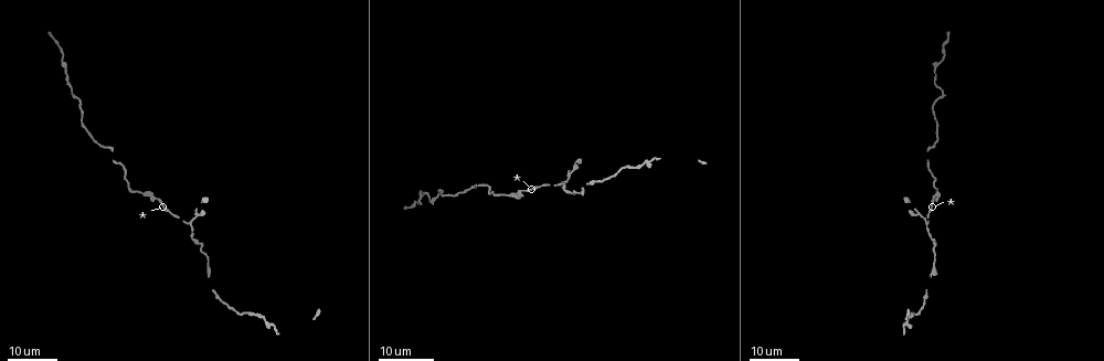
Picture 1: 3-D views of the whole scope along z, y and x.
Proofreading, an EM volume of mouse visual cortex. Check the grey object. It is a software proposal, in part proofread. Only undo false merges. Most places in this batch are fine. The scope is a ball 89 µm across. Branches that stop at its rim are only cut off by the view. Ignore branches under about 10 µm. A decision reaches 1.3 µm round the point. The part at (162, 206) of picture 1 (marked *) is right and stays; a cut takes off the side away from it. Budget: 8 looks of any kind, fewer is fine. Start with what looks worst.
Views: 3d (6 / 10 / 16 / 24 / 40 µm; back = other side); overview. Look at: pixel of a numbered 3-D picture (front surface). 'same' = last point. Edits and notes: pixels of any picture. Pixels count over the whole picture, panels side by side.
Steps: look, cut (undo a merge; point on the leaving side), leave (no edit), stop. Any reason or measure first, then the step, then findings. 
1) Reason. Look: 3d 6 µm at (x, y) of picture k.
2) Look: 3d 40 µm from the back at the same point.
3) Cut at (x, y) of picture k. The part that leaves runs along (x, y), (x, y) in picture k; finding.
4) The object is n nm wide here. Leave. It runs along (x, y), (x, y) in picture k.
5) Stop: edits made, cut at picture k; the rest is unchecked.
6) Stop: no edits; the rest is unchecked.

Thick turns thin. Look: 3d 24 µm at (518, 190) of picture 1.

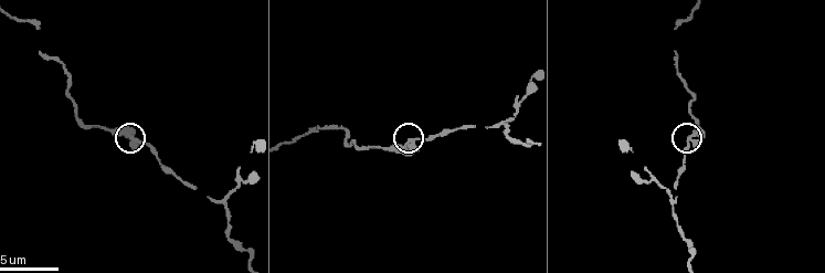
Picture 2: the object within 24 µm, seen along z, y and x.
Look: 3d 10 µm at (691, 137) of picture 2.

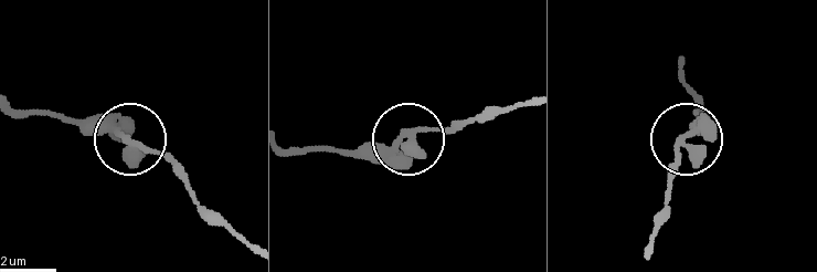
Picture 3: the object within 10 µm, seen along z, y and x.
The object is 270 nm wide here. Leave. It runs along (470, 124), (345, 153) in picture 3; all the same neuron.

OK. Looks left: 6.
Thin neck. Look: 3d 24 µm at (64, 72) of picture 1.

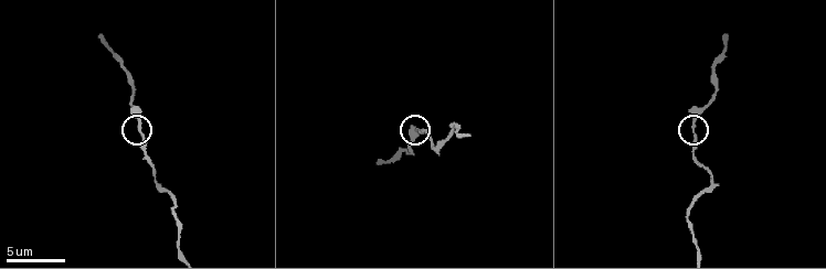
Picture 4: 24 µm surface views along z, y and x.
Zoom in. Look: 3d 6 µm at (695, 135) of picture 4.

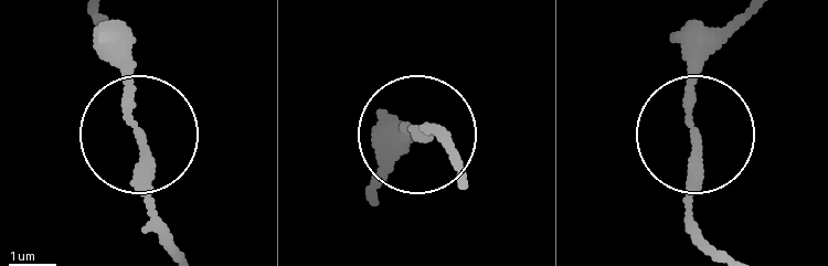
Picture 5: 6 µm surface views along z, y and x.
Leave. It runs along (168, 245), (120, 103), (120, 23) in picture 5; continuous, no second neuron.

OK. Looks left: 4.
Sudden change in width. Look: 3d 16 µm at (695, 250) of picture 2.

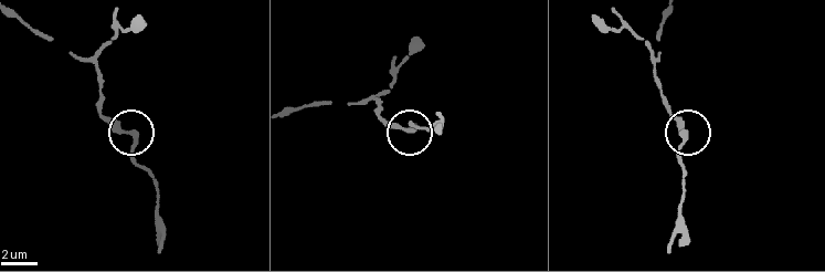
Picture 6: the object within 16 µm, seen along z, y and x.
Leave. It runs along (14, 13), (90, 62), (101, 111), (129, 133), (141, 167) in picture 6; continuous, no second neuron.

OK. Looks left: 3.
A narrow waist. Look: 3d 16 µm at (213, 289) of picture 1.

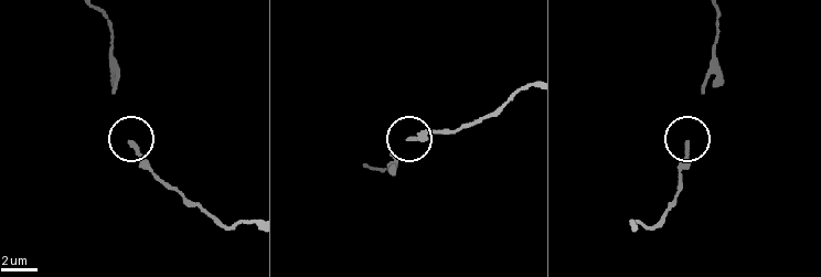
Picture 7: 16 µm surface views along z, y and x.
Closer look. Look: 3d 6 µm at (688, 143) of picture 7.

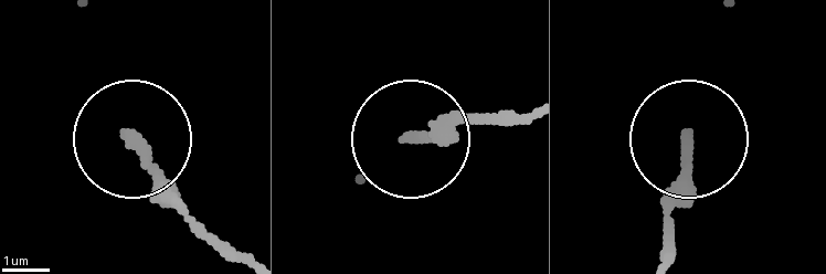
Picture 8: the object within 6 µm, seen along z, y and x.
Leave. One neuron here.

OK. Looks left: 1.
Stop: no edits; the rest is unchecked.

